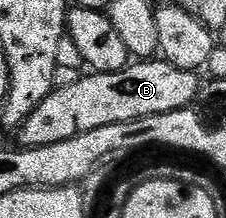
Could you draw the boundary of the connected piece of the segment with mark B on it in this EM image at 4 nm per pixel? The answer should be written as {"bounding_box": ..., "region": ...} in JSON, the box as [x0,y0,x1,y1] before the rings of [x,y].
{"bounding_box":[16,57,202,147],"region":[[[154,57],[148,61],[133,61],[129,66],[115,73],[85,73],[74,83],[62,82],[23,121],[16,132],[16,142],[23,147],[42,147],[67,141],[79,133],[91,133],[91,129],[103,129],[103,125],[130,123],[143,117],[159,113],[183,111],[190,106],[192,99],[198,98],[202,80],[198,72],[179,69],[175,65]]]}

